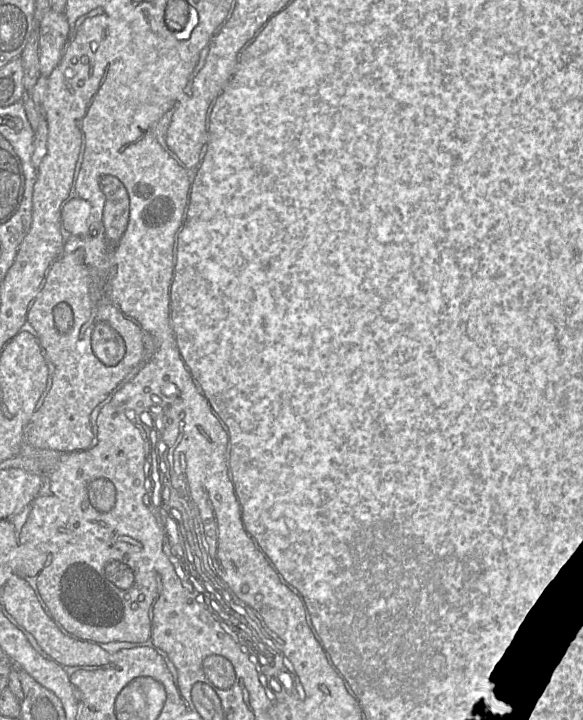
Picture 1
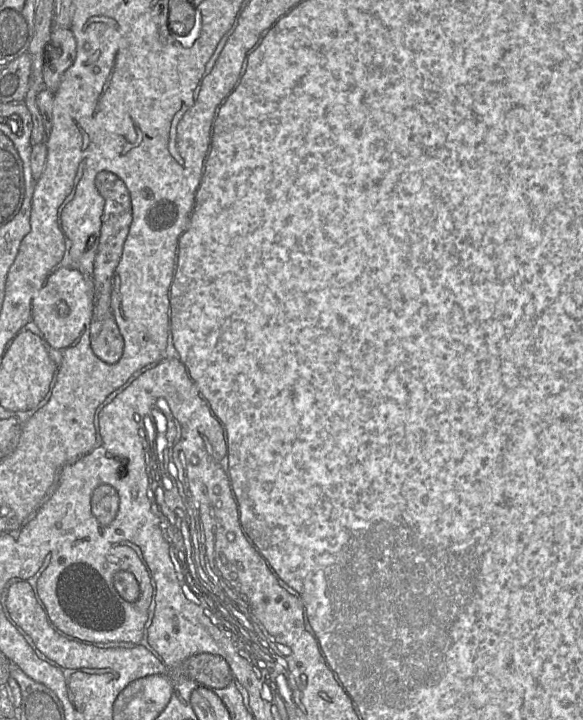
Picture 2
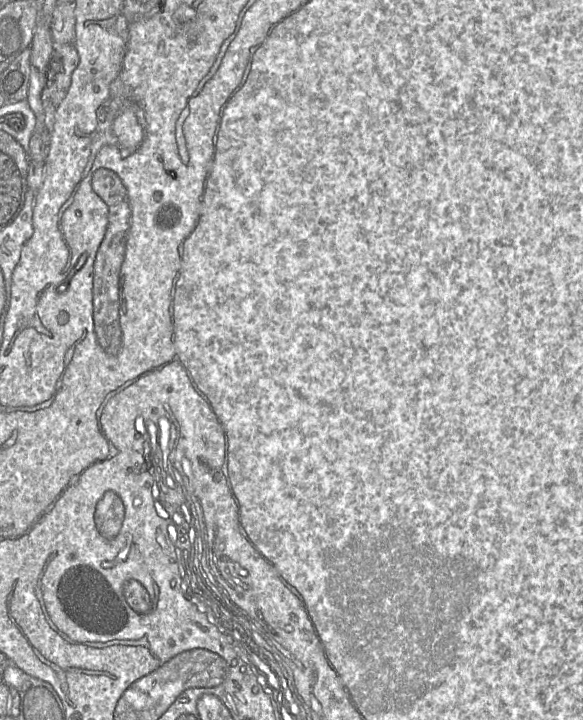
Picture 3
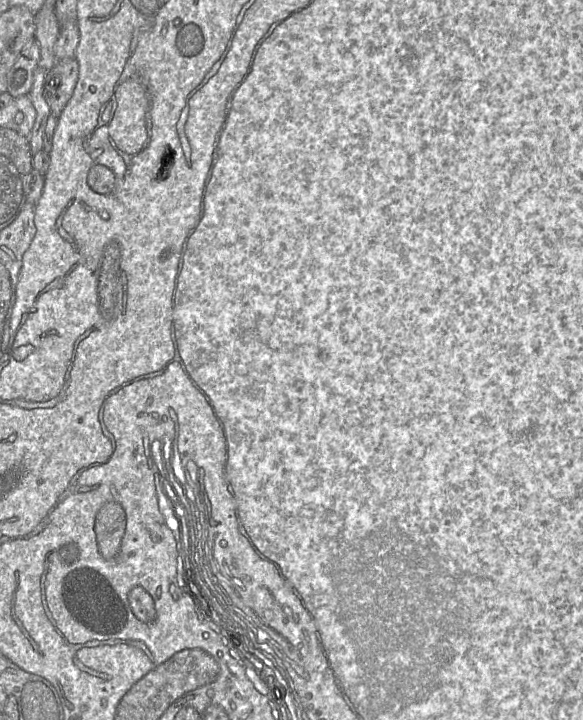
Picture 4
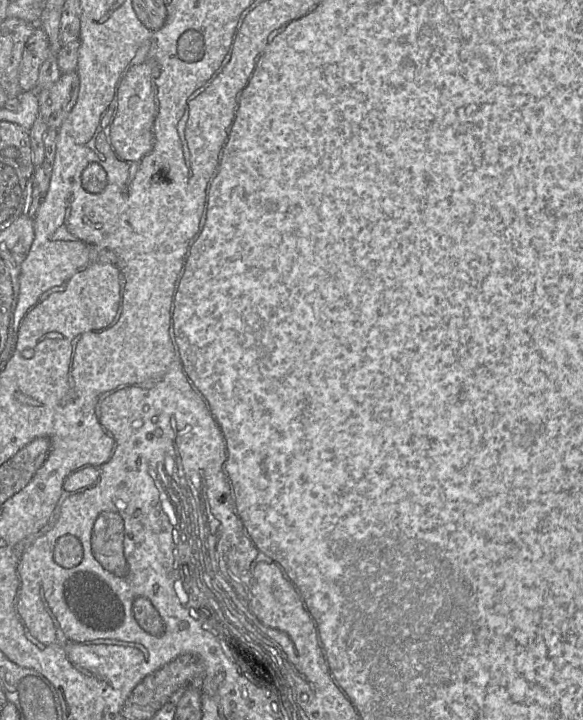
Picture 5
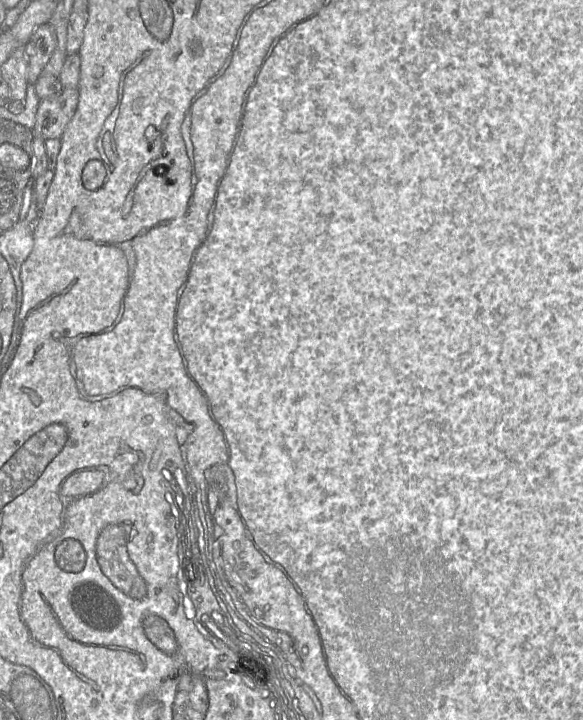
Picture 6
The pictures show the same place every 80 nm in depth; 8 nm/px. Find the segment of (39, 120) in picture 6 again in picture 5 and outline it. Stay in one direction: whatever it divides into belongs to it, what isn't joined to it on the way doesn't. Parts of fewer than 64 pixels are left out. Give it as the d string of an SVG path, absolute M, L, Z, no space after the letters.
M74 71L61 74L54 84L38 89L39 115L48 128L60 128L77 101L79 86L79 75Z

